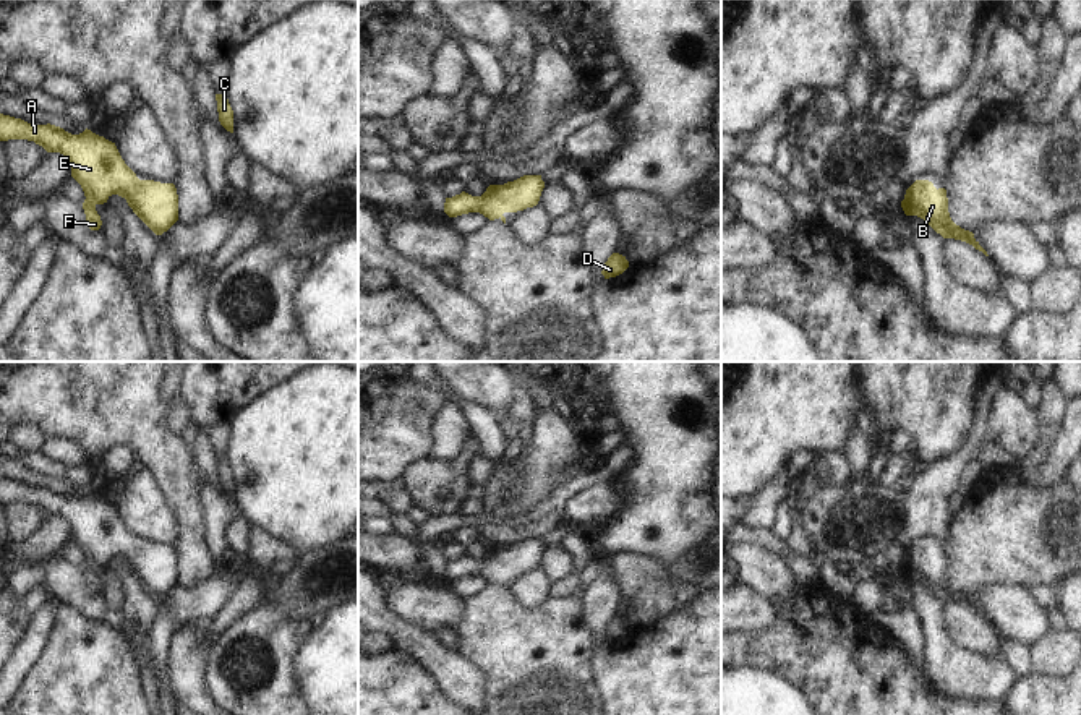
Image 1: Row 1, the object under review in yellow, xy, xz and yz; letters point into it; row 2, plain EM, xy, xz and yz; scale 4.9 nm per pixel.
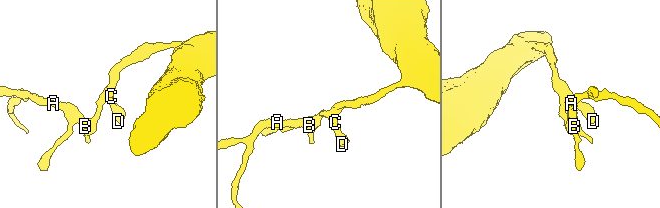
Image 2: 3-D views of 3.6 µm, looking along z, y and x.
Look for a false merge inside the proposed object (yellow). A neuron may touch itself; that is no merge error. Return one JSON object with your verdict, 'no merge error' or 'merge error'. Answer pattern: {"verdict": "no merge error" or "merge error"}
{"verdict": "no merge error"}

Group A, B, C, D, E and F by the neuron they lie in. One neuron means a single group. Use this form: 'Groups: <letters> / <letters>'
Groups: A B C D E F

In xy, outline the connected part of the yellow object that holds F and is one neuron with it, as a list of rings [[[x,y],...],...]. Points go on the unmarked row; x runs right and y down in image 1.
[[[0,477],[0,504],[28,503],[47,516],[60,516],[71,527],[71,540],[84,554],[83,572],[91,593],[102,589],[96,574],[112,558],[126,563],[133,576],[156,597],[162,598],[178,584],[178,558],[173,546],[139,543],[125,527],[115,506],[84,493],[71,498],[55,488],[31,488]]]

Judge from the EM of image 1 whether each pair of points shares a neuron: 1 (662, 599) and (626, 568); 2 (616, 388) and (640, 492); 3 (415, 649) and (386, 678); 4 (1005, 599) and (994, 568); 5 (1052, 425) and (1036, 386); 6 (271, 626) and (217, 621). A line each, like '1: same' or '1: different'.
1: same
2: same
3: different
4: different
5: different
6: different

